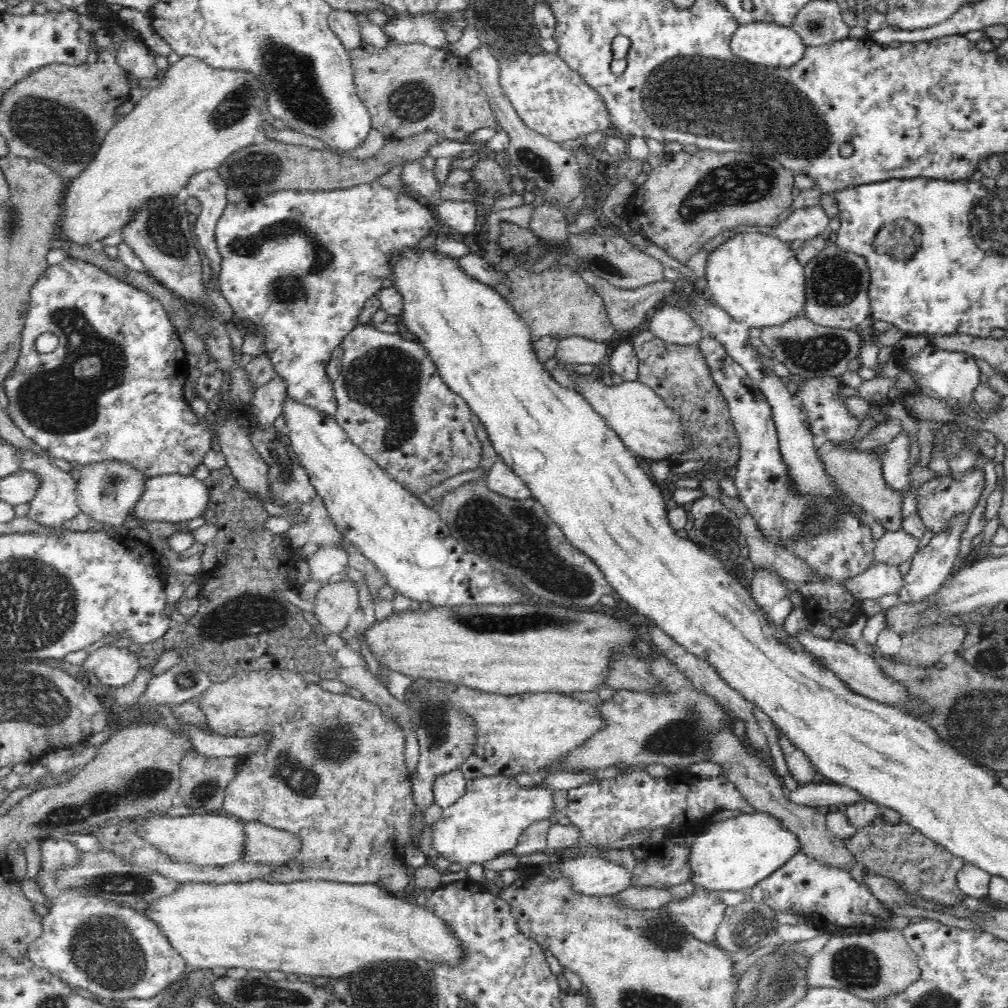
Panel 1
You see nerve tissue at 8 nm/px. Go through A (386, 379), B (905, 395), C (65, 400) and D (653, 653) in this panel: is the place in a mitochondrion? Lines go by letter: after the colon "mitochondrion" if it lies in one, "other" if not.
A: mitochondrion
B: other
C: mitochondrion
D: other

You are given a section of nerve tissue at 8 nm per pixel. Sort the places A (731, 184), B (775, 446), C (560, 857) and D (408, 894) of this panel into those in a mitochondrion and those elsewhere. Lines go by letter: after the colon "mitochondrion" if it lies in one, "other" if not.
A: mitochondrion
B: other
C: other
D: other

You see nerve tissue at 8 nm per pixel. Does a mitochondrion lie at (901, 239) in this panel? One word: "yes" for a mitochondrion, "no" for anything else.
yes

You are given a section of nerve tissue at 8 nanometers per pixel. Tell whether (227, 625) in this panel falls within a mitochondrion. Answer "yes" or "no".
yes

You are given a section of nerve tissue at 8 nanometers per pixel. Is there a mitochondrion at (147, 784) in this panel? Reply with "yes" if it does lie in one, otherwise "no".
yes

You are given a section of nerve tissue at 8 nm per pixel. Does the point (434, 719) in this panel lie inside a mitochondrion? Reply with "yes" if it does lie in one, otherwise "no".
yes

